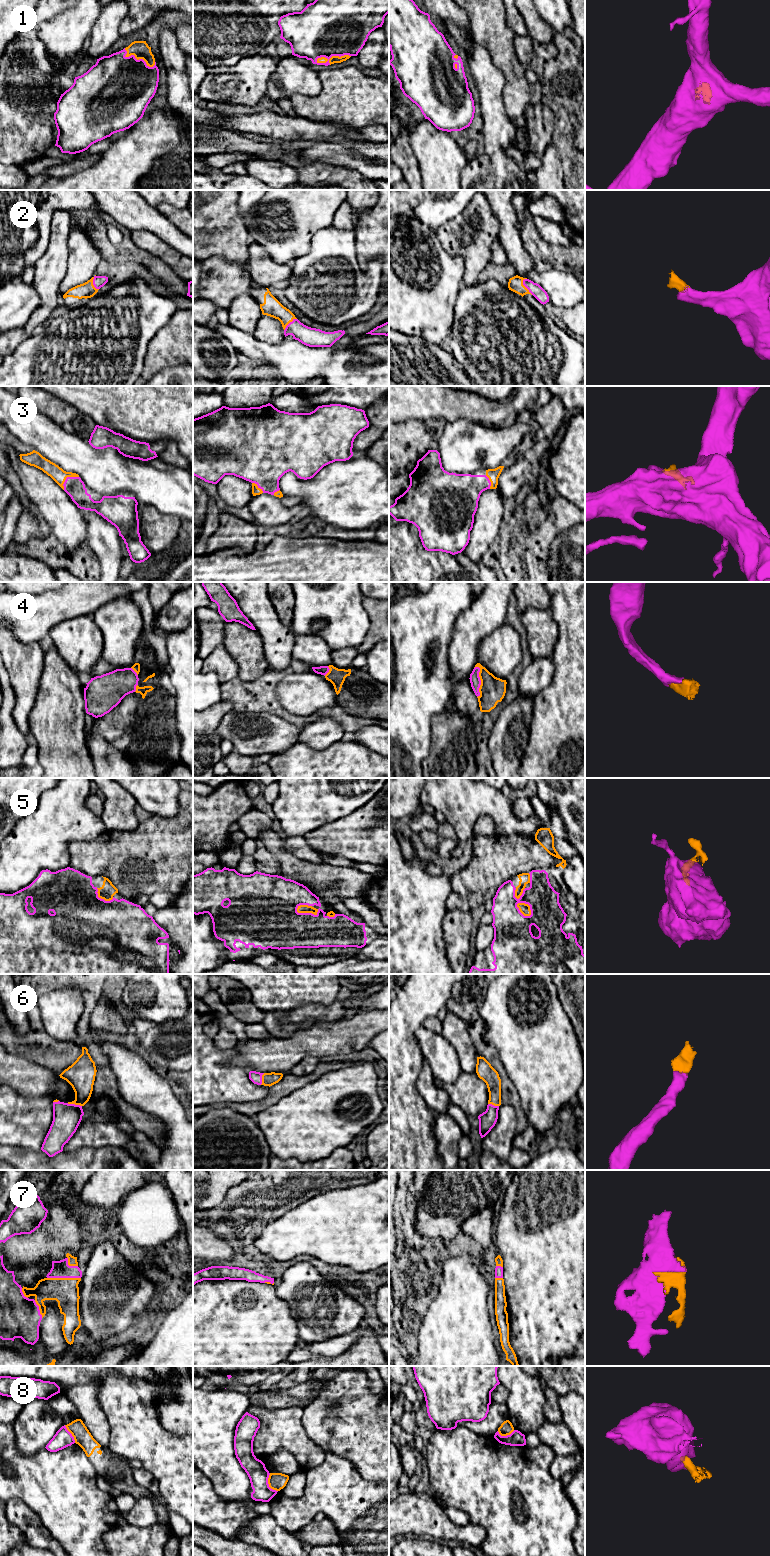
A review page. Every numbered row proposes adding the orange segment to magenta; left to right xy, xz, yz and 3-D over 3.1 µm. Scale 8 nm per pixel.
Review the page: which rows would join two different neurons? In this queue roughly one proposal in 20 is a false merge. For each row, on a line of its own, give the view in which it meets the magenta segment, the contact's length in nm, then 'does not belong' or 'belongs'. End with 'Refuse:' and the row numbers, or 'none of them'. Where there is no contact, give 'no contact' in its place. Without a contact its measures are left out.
1: contact in xz; length 280 nm; belongs
2: contact in yz; length 150 nm; belongs
3: contact in xy; length 170 nm; belongs
4: contact in yz; length 260 nm; belongs
5: contact in xz; length 190 nm; belongs
6: contact in xy; length 120 nm; belongs
7: contact in xy; length 280 nm; belongs
8: contact in xz; length 170 nm; does not belong
Refuse: 8

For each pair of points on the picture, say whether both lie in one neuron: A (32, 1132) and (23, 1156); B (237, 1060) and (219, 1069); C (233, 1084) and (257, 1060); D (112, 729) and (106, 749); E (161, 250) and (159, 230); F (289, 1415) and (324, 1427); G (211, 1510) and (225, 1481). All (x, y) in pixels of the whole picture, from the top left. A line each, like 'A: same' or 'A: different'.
A: different
B: different
C: different
D: different
E: different
F: different
G: different

